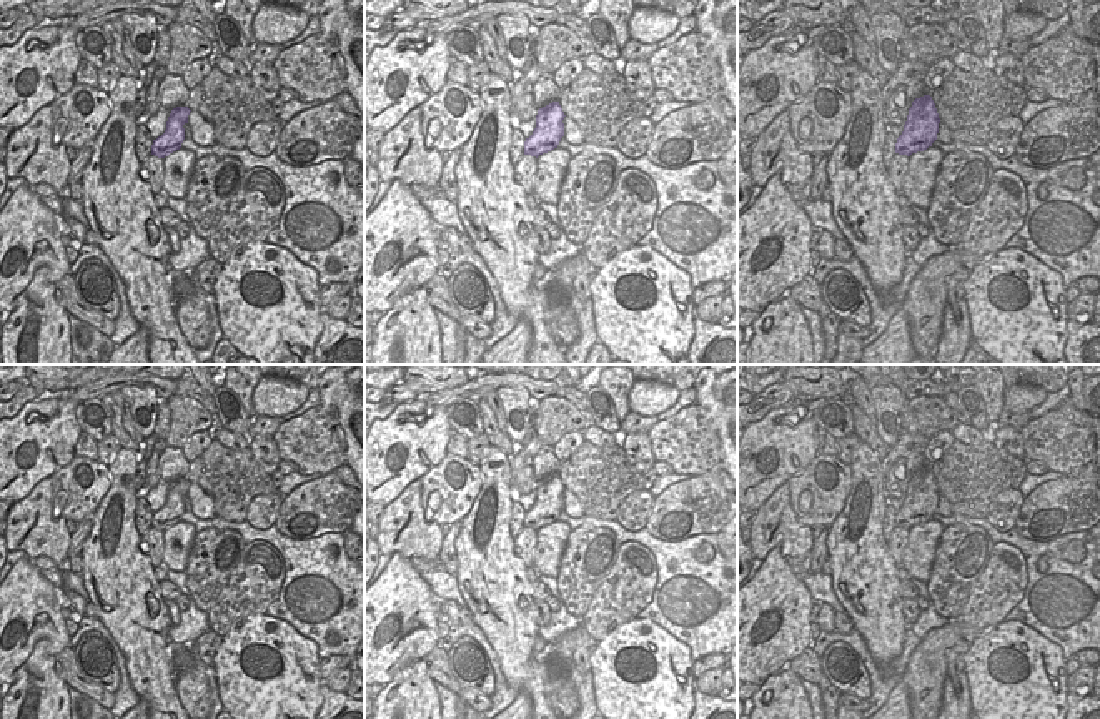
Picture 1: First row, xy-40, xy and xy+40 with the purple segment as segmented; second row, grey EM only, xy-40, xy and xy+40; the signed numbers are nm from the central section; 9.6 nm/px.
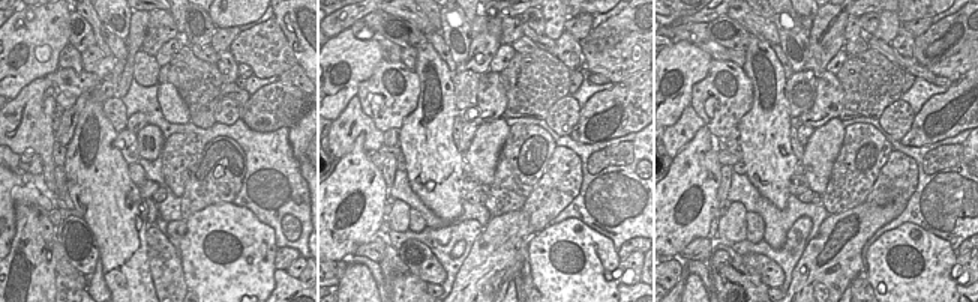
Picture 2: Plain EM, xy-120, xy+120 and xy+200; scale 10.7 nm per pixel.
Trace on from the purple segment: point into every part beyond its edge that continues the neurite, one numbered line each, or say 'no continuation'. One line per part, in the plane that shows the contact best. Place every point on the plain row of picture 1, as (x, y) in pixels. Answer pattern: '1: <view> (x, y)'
no continuation

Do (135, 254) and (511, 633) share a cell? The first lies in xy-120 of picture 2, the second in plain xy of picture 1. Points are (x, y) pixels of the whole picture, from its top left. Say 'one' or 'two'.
one

